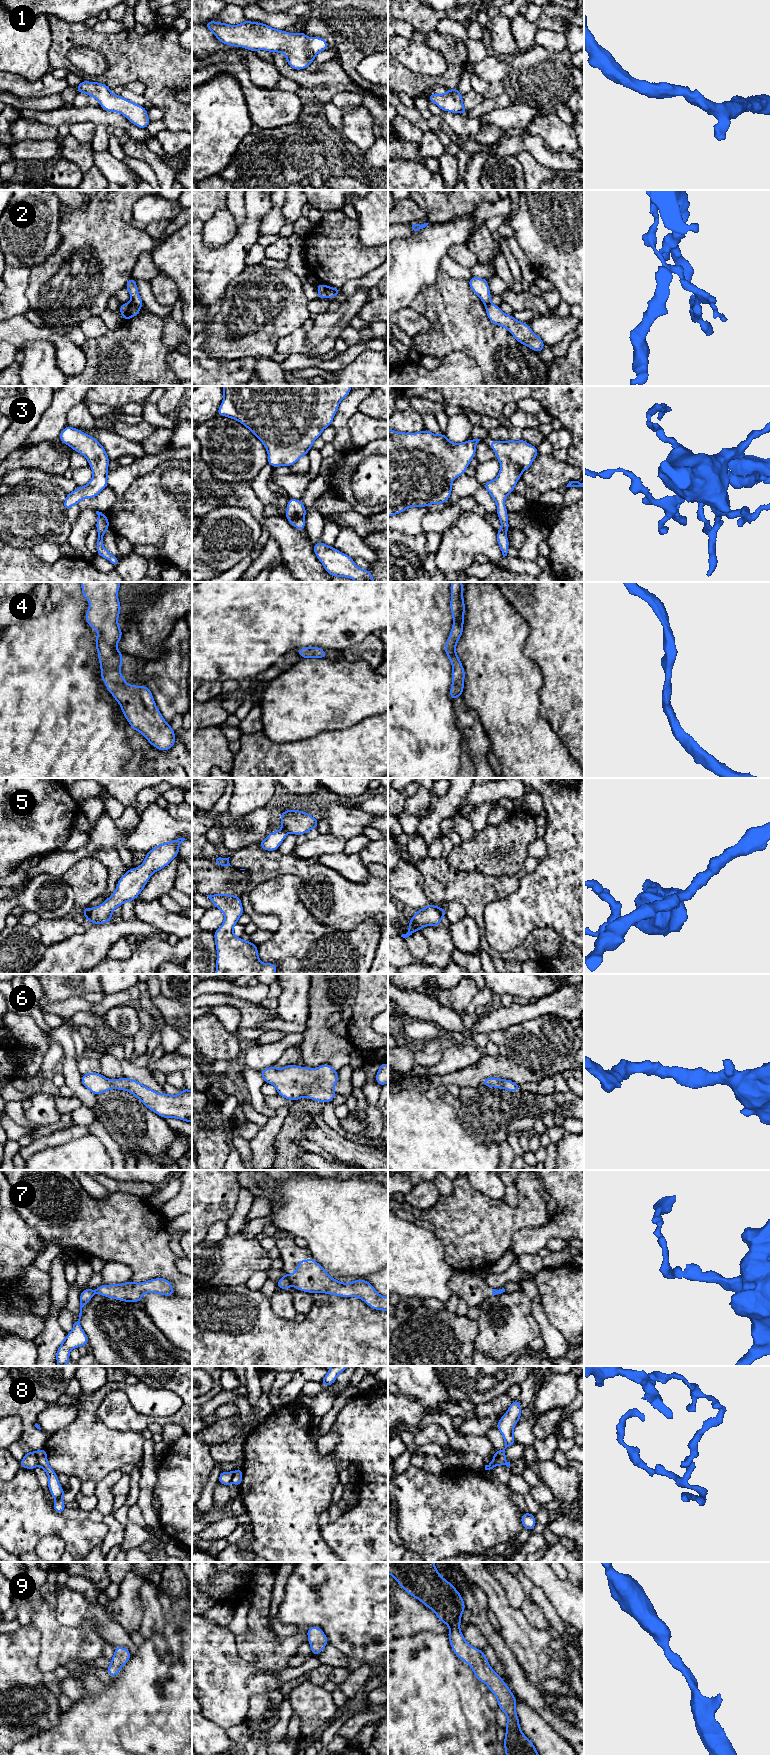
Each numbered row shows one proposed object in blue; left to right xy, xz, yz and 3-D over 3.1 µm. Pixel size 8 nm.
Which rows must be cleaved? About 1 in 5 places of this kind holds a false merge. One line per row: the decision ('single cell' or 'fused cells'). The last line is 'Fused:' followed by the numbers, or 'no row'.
1: single cell
2: fused cells
3: single cell
4: single cell
5: fused cells
6: single cell
7: fused cells
8: fused cells
9: single cell
Fused: 2, 5, 7, 8

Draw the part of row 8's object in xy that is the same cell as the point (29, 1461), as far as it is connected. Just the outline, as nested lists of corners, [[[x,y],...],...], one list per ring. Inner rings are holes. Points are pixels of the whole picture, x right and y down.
[[[36,1451],[25,1453],[25,1456],[20,1461],[20,1467],[33,1470],[36,1466],[38,1466]]]

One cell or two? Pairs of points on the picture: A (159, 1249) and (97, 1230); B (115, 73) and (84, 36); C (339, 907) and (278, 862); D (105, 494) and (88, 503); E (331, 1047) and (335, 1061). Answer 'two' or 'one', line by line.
A: one
B: one
C: one
D: one
E: two

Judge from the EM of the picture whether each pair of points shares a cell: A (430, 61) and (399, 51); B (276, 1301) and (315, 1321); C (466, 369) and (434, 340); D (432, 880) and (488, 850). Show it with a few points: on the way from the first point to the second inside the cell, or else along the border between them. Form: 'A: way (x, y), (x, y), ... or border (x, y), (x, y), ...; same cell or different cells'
A: way (422, 59), (407, 51); same cell
B: border (272, 1308), (278, 1316), (293, 1320); different cells
C: border (472, 358), (459, 351), (451, 351), (441, 360); different cells
D: border (446, 859), (459, 870), (476, 871), (478, 873); different cells

